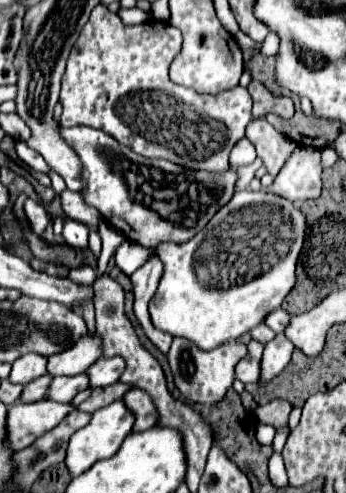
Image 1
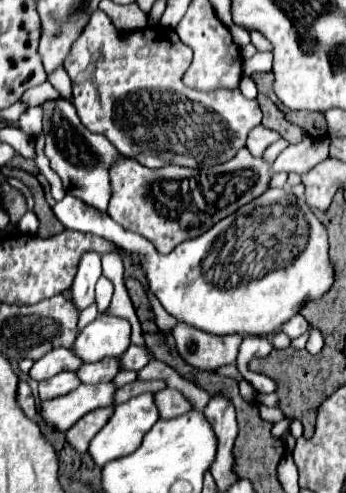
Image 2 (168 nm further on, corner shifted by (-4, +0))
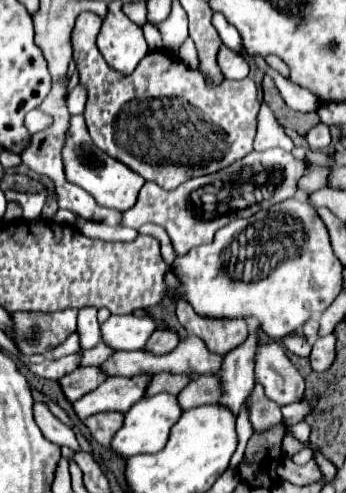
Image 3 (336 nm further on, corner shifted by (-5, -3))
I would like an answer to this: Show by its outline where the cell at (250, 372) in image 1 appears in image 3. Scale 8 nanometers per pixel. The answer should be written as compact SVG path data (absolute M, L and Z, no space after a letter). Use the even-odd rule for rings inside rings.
M278 341L260 345L256 353L256 379L264 385L266 395L280 407L304 397L304 379Z

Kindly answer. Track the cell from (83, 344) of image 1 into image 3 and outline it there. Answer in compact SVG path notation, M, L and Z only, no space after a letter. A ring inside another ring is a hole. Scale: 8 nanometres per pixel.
M112 315L106 323L102 323L102 339L116 351L136 351L144 349L148 335L156 329L158 323L152 315Z

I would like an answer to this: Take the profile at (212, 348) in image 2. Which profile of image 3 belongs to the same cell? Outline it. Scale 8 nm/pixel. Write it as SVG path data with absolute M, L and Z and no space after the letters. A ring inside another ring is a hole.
M184 299L178 301L176 315L182 327L188 333L198 335L212 353L226 355L230 349L238 347L248 337L248 323L244 319L212 321L210 317L200 317Z

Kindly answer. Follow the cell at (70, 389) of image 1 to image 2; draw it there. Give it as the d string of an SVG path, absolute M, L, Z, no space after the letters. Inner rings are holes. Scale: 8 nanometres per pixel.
M103 358L95 364L83 364L75 374L81 380L81 384L101 384L111 382L113 376L119 372L117 358Z

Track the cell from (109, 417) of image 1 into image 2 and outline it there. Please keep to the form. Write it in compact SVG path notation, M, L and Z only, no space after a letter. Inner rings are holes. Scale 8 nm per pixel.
M141 394L141 396L131 398L129 402L117 404L113 416L99 430L99 434L95 434L95 438L91 440L89 456L93 458L95 466L103 466L115 458L123 458L123 456L129 456L131 452L135 452L141 446L145 432L149 432L157 420L159 420L159 414L153 404L153 394Z

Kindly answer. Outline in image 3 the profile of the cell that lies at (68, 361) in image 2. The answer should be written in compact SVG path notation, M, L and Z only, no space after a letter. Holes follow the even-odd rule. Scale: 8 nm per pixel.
M100 343L100 345L92 347L92 349L88 349L86 353L82 353L82 367L84 365L102 365L104 361L108 361L108 357L112 353L116 353L116 351L112 351L112 347Z

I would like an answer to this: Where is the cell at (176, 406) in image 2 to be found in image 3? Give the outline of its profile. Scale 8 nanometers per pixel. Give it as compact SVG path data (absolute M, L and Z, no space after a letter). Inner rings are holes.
M200 375L190 383L192 385L186 385L178 395L178 403L180 407L184 407L184 411L200 405L218 403L218 399L222 397L222 383L216 375Z

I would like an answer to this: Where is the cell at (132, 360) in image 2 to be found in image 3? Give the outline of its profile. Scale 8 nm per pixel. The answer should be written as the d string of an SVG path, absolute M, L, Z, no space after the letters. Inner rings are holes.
M158 329L146 343L146 349L158 355L170 353L170 349L174 349L180 343L180 335L172 329Z

